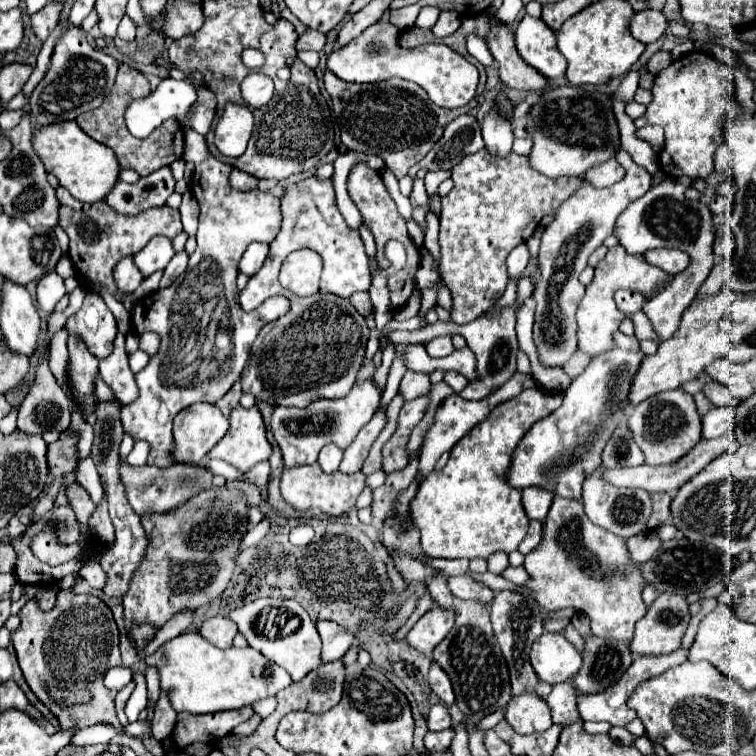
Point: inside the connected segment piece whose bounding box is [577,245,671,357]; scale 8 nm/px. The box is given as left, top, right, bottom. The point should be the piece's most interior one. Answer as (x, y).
(597, 319)

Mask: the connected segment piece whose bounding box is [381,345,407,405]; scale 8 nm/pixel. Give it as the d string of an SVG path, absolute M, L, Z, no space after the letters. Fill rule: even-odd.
M397 345L397 353L395 353L395 359L393 359L393 365L391 365L391 371L389 371L389 377L387 377L387 385L385 385L385 391L383 391L381 405L389 405L391 403L391 399L399 391L399 383L401 383L405 371L407 371L403 361L401 361L403 349L405 349L405 345Z

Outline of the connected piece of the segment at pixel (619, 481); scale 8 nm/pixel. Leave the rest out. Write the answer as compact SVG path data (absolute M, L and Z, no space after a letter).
M727 433L727 435L721 435L721 439L713 439L713 441L703 439L685 457L681 457L679 461L675 461L671 465L641 465L641 467L625 467L625 469L608 469L604 470L602 477L605 481L617 487L641 487L641 489L647 489L649 493L675 491L685 481L689 481L693 475L697 475L711 459L719 457L725 451L735 451L735 449L737 449L735 435L733 433Z

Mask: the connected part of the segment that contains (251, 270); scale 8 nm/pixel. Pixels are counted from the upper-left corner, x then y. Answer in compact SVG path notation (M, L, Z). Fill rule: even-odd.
M251 243L247 247L247 251L243 253L243 259L239 263L239 271L243 271L249 277L255 275L257 269L263 265L267 253L269 253L269 245L267 243Z

